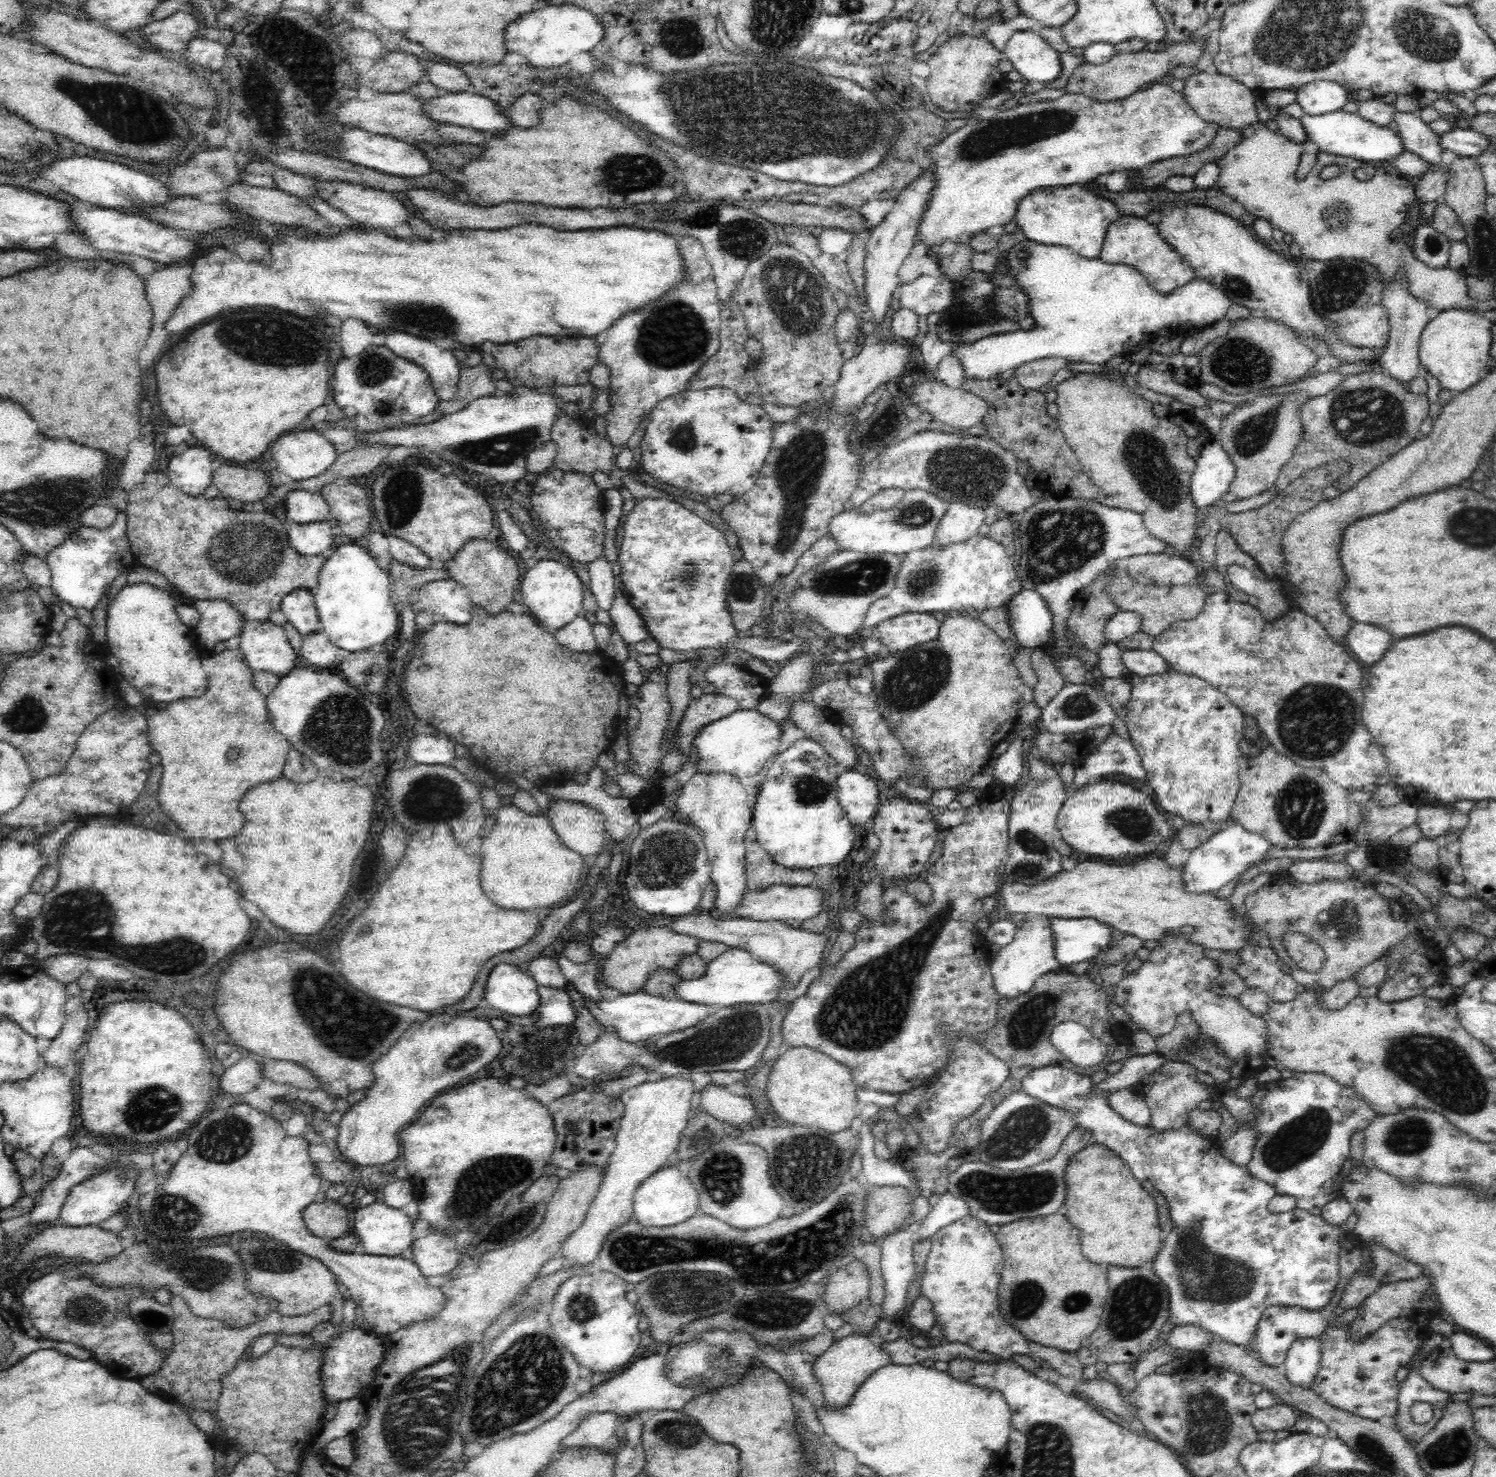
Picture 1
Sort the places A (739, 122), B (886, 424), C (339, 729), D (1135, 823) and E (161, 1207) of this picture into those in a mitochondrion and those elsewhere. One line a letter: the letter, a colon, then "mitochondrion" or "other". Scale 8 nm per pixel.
A: mitochondrion
B: mitochondrion
C: mitochondrion
D: mitochondrion
E: mitochondrion

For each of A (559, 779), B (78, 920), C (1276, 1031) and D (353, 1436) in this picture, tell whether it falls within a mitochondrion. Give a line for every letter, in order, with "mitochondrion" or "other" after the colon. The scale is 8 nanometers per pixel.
A: other
B: mitochondrion
C: other
D: other

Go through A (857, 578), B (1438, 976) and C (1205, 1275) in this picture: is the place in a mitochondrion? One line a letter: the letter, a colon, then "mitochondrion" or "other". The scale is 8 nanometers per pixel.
A: mitochondrion
B: other
C: mitochondrion

